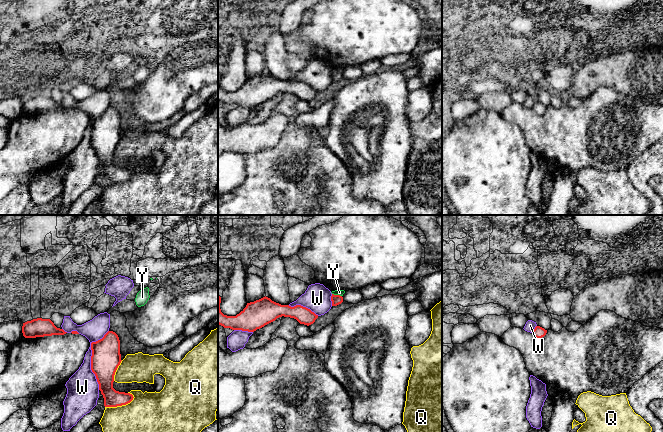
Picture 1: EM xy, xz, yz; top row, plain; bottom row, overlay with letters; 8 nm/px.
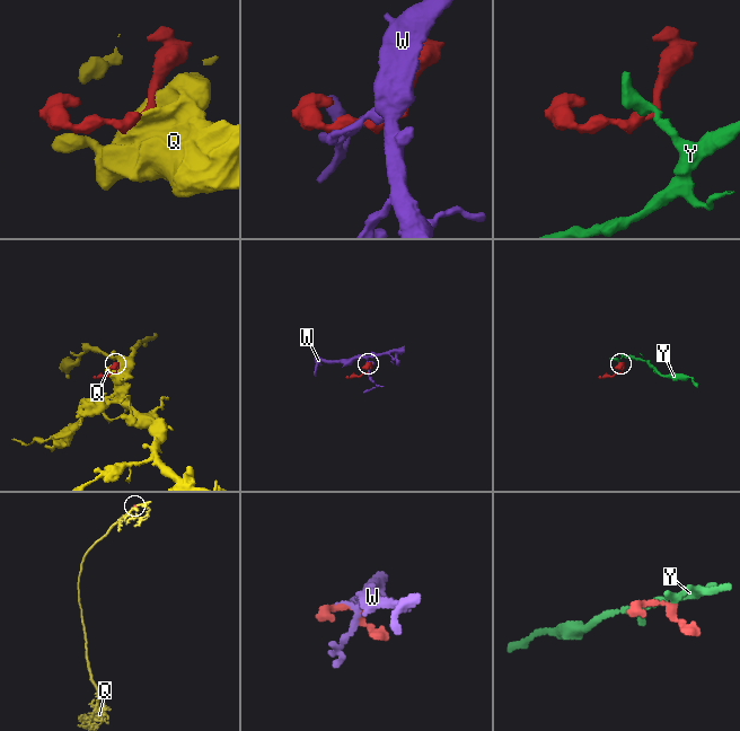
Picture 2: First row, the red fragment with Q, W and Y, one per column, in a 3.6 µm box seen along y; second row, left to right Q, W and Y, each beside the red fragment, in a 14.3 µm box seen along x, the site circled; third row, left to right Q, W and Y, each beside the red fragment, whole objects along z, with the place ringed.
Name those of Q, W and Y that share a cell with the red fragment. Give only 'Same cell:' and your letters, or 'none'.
Same cell: none

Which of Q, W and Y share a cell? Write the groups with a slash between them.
Q / W / Y

